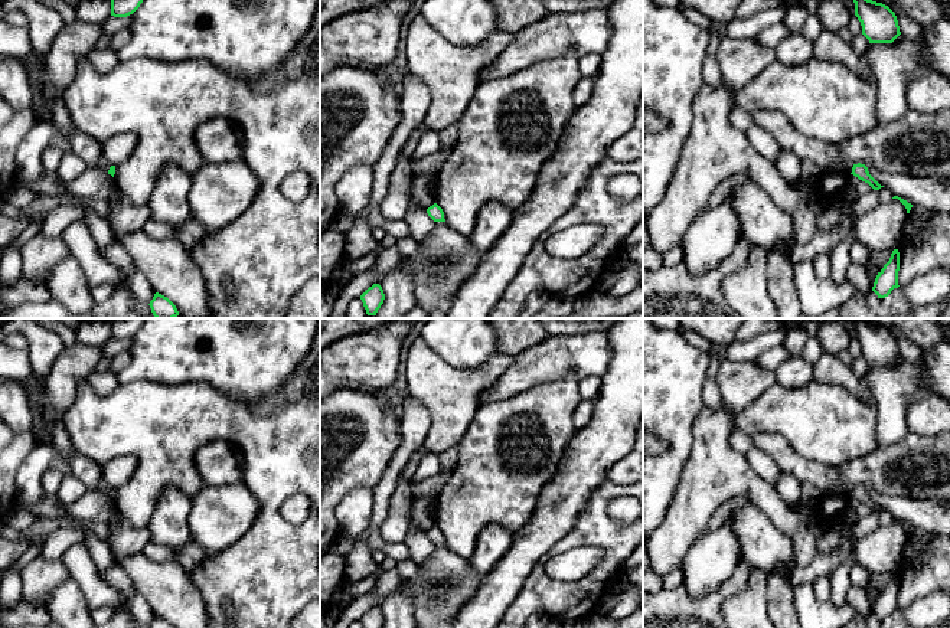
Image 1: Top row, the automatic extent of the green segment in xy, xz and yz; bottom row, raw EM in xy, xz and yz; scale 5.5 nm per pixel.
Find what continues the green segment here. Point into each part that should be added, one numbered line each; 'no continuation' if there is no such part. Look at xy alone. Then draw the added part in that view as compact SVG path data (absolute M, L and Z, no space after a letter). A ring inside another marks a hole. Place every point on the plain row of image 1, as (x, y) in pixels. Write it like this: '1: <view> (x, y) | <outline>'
no continuation

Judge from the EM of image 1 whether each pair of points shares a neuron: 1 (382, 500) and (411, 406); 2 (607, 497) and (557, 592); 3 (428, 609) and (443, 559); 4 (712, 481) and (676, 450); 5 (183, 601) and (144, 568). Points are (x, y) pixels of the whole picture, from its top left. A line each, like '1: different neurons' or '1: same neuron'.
1: same neuron
2: same neuron
3: same neuron
4: different neurons
5: same neuron

